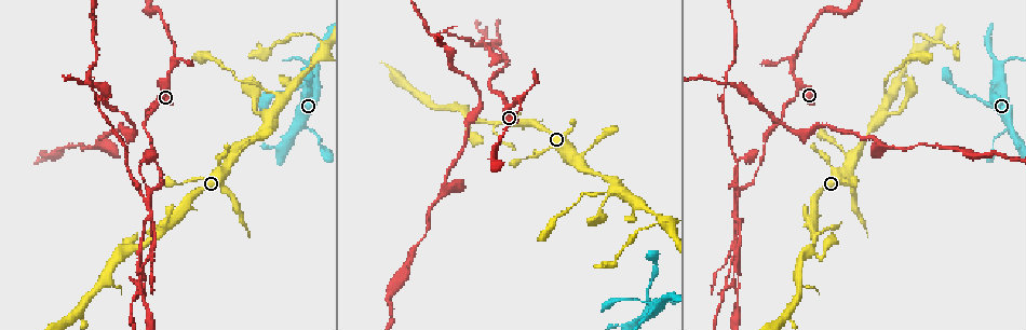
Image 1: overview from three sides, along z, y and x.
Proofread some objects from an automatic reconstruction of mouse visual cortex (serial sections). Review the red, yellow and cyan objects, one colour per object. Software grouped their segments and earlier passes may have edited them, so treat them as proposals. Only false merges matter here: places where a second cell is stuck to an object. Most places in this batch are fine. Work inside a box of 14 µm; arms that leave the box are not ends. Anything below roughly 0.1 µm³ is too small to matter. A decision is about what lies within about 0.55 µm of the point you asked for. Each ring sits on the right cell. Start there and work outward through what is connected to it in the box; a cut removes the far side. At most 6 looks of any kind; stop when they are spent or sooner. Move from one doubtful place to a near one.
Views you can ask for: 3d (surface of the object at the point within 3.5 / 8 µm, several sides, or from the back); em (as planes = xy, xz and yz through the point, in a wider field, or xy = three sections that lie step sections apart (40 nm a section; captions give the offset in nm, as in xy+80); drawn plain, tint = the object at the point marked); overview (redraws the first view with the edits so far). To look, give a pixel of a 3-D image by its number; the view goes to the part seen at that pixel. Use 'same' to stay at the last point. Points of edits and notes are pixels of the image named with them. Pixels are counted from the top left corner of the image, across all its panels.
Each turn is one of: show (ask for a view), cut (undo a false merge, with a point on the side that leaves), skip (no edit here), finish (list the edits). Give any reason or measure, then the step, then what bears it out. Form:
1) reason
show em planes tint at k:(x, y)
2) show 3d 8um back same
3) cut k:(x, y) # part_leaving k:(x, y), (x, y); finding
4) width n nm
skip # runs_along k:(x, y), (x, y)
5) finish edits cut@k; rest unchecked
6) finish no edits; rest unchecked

thin arm on a thick one
show 3d 3.5um at 1:(281, 95)

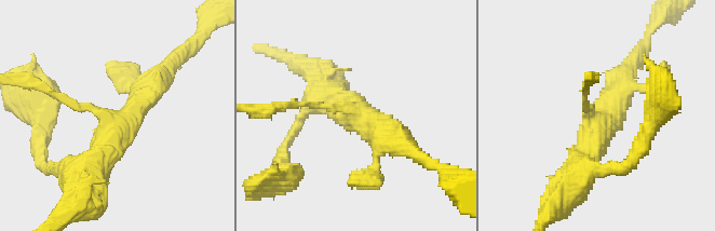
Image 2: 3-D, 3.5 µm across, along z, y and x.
skip # runs_along 2:(83, 175), (113, 132), (100, 112), (43, 85); all the same cell

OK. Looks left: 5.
a narrow waist
show 3d 3.5um at 1:(655, 224)

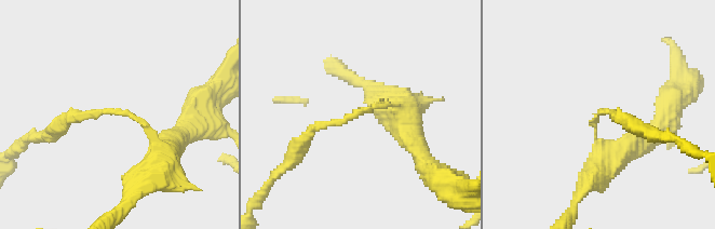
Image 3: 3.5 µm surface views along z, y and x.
arm_widths 150, 450 nm
show em xy step 2 tint at 3:(126, 114)

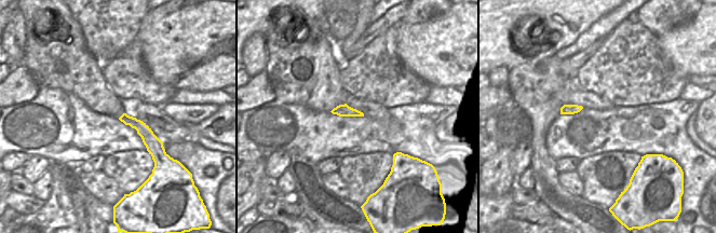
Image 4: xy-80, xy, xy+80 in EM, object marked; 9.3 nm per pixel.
width 120 nm
skip # runs_along 4:(123, 118), (135, 123), (160, 149); one cell here

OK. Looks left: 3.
a narrow waist
show 3d 3.5um at 1:(174, 50)

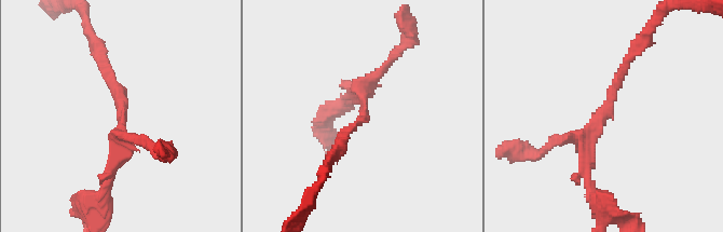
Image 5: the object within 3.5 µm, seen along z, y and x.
show em xy step 3 tint at 5:(122, 120)

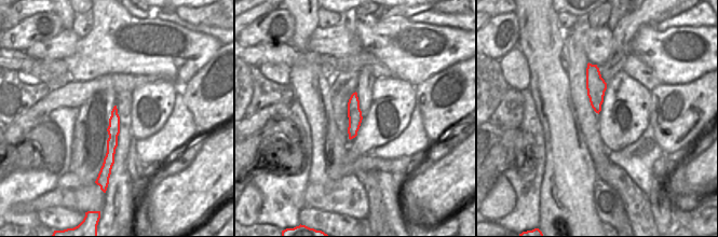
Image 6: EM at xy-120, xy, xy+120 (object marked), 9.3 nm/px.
skip # runs_along 6:(114, 111), (113, 138), (107, 171); all the same cell

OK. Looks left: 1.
finish no edits; rest unchecked

